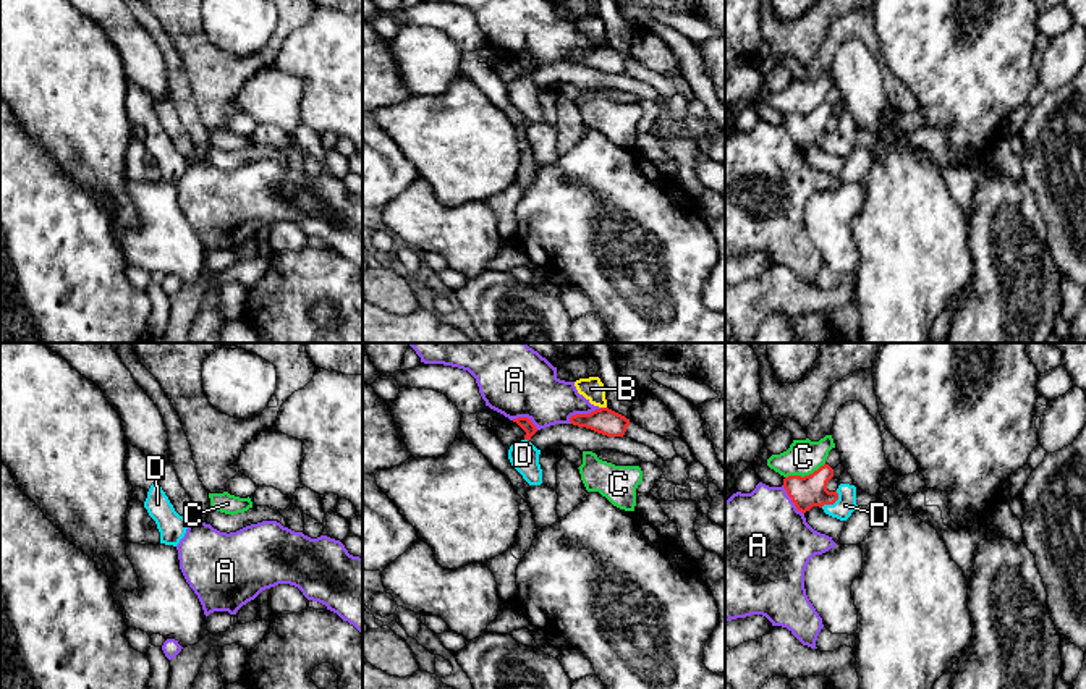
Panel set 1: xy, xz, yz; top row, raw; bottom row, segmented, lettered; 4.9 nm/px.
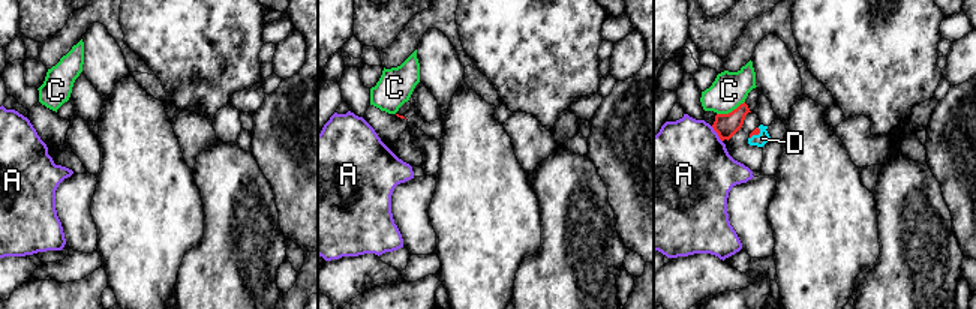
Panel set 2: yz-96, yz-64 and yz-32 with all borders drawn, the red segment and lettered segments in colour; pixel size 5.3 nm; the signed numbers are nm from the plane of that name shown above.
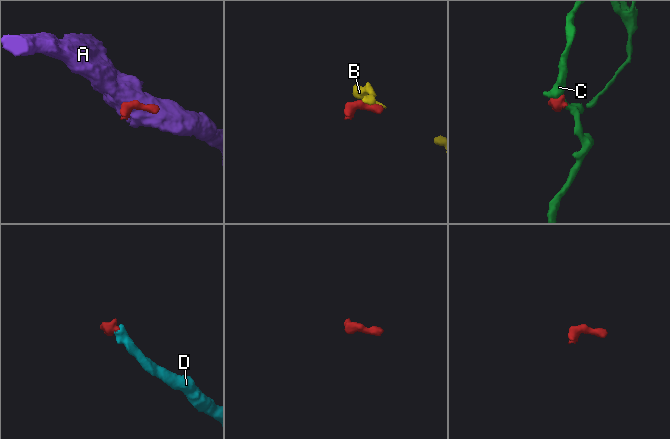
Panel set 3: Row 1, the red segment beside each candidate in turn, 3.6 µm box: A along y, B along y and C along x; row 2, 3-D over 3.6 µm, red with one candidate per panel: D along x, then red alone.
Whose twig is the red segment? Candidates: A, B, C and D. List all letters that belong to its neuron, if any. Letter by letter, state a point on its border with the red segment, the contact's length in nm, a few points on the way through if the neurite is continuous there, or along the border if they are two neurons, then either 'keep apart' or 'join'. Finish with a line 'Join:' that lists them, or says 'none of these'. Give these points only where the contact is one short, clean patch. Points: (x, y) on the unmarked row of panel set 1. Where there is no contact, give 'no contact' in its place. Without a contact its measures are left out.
A: xz (583, 52) | 180 nm | keep apart
B: xz (604, 46) | 30 nm | along xz (601, 44), (606, 46) | keep apart
C: yz (805, 114) | 220 nm | along yz (824, 101), (808, 112), (785, 115) | keep apart
D: yz (832, 141) | 120 nm | across yz (811, 128), (832, 141), (845, 143) | join
Join: D

